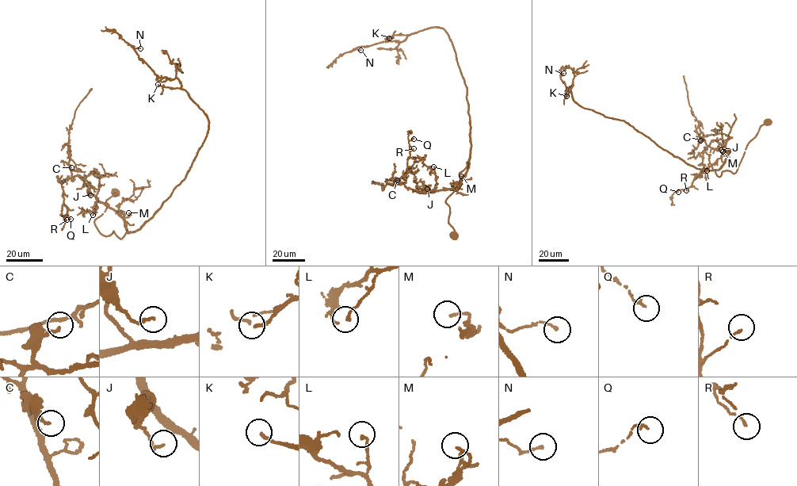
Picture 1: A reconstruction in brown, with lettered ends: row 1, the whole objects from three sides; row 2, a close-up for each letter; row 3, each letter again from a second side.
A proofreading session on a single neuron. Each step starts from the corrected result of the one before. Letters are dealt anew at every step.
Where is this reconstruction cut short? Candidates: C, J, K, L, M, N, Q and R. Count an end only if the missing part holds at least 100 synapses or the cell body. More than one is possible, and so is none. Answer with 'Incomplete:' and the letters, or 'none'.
Incomplete: K

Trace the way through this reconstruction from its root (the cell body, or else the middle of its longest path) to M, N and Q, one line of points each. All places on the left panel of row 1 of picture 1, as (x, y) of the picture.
M: (116, 193), (94, 220), (97, 231), (105, 235), (114, 231), (120, 239), (128, 232), (124, 219), (128, 212)
N: (116, 193), (94, 223), (120, 239), (184, 180), (209, 128), (179, 80), (158, 77), (140, 48)
Q: (116, 193), (94, 223), (120, 239), (123, 218), (75, 175), (62, 184), (62, 215), (70, 219)

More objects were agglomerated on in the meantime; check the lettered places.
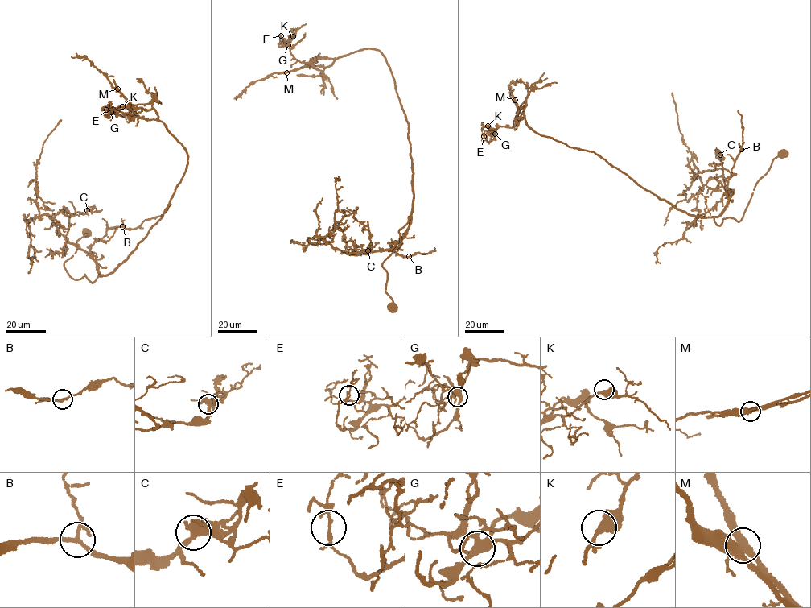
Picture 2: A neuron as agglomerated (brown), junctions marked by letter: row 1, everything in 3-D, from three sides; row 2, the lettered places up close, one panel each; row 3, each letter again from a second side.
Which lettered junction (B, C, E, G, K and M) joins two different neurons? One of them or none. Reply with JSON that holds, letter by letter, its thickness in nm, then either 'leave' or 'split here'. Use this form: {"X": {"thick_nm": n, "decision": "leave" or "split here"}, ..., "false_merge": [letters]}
{"B": {"thick_nm": 180, "decision": "leave"}, "C": {"thick_nm": 480, "decision": "leave"}, "E": {"thick_nm": 170, "decision": "leave"}, "G": {"thick_nm": 380, "decision": "leave"}, "K": {"thick_nm": 360, "decision": "leave"}, "M": {"thick_nm": 380, "decision": "split here"}, "false_merge": ["M"]}

